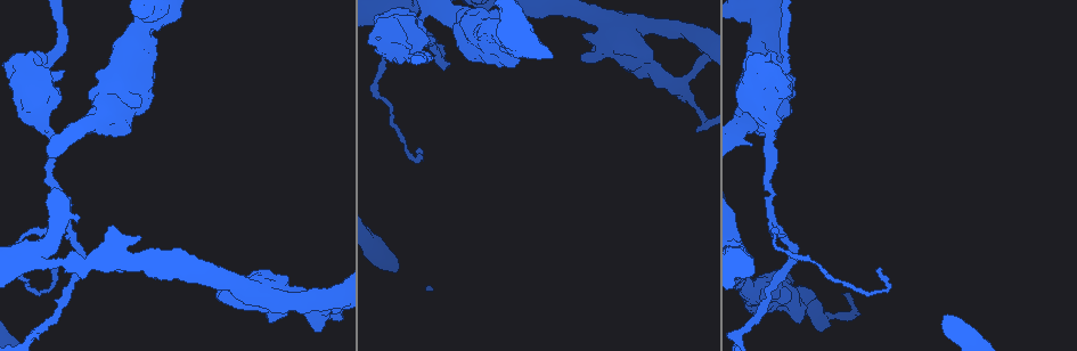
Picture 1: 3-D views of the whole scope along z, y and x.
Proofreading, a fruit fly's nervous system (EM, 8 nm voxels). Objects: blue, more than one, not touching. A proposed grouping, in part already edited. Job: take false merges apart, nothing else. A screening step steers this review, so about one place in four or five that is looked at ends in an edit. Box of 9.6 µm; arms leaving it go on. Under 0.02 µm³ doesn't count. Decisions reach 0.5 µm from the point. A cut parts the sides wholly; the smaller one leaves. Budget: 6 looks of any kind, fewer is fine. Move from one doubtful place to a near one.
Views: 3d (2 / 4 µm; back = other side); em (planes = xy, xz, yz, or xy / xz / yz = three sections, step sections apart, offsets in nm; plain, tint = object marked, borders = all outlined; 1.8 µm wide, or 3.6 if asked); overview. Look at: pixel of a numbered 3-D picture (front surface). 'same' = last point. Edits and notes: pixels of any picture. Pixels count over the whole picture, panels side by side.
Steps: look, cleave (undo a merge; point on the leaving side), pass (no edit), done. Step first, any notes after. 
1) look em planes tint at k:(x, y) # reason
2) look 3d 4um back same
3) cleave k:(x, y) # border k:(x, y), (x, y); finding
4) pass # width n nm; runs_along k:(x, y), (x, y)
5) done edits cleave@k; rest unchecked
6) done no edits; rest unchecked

look 3d 4um at 1:(526, 43) # abrupt turn

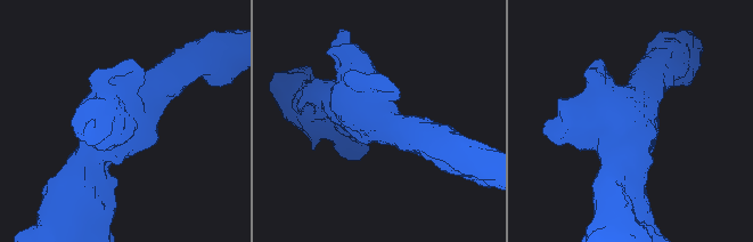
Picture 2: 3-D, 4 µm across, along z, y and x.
look em 3.6um planes borders at 2:(634, 140) # arms 3; arm_widths 340, 380, 650 nm

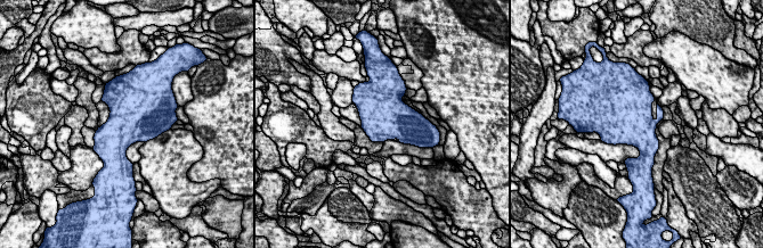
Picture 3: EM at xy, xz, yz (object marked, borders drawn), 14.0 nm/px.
pass # continuous, no second neuron

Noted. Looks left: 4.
look 3d 4um back at 1:(768, 127) # sudden change in width

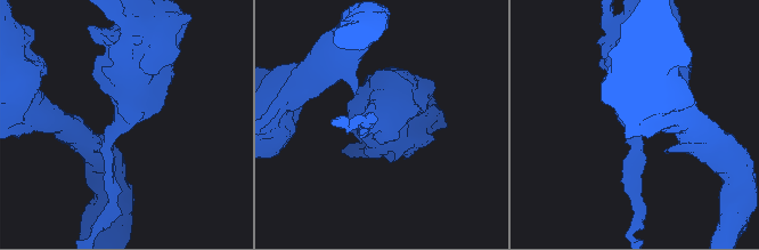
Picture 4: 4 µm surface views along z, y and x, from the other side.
look em yz step 16 tint at 4:(380, 125) # arm_widths 180, 700 nm; now the EM

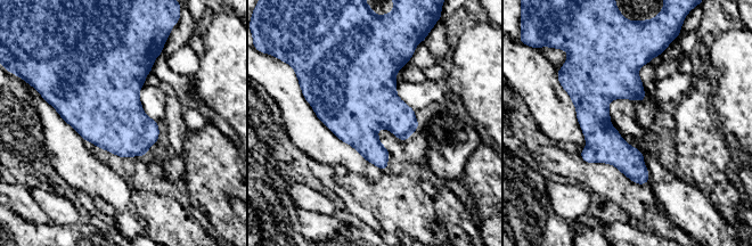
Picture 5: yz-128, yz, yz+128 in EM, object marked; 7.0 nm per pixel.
look em planes tint same # cut it another way

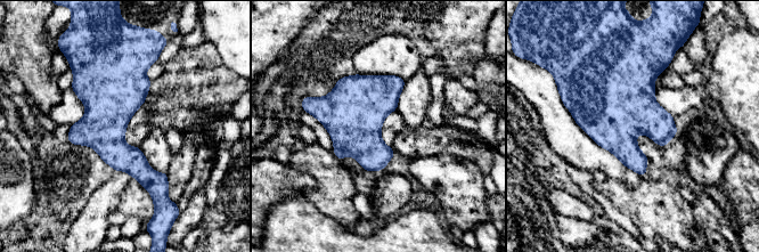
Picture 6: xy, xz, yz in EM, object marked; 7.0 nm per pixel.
pass # width 320 nm; continuous, no second neuron

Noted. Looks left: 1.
look em planes tint at 1:(770, 219) # thick turns thin

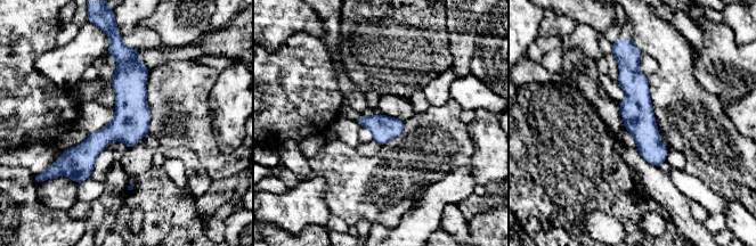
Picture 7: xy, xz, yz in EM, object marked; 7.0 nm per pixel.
pass # runs_along 7:(120, 57), (126, 115), (81, 177); all the same neuron

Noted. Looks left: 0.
done no edits; rest unchecked

